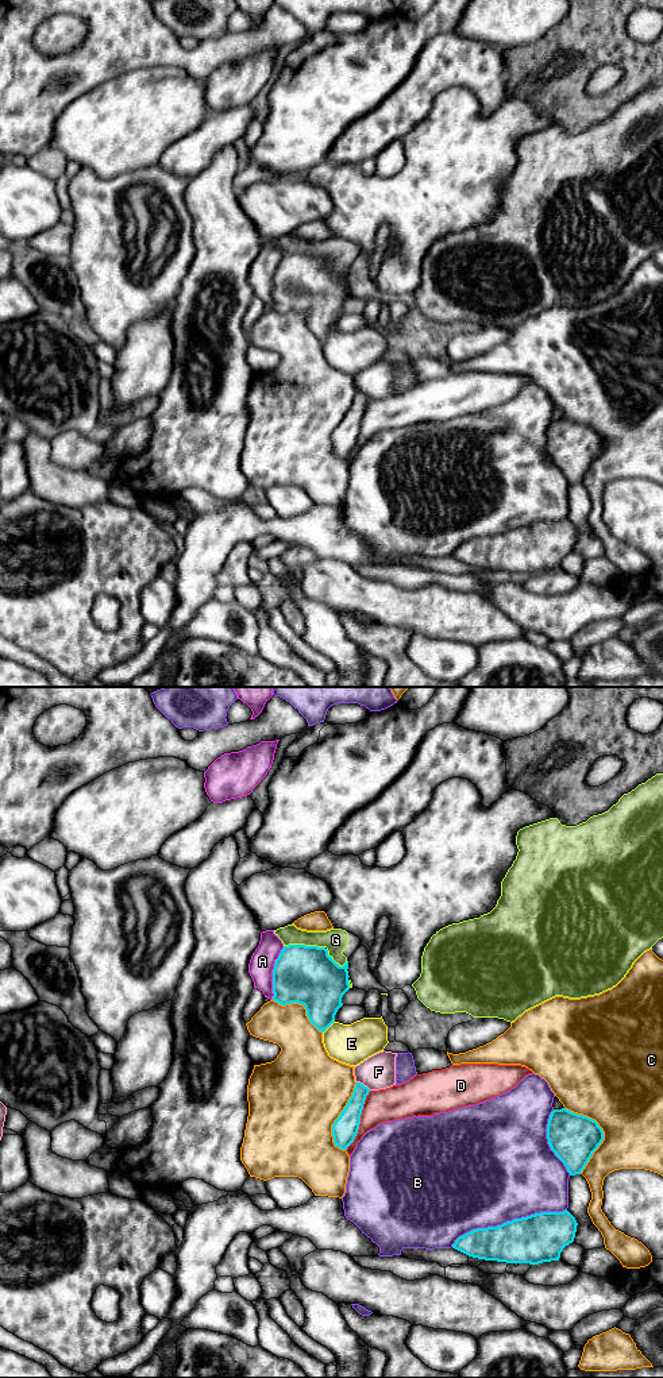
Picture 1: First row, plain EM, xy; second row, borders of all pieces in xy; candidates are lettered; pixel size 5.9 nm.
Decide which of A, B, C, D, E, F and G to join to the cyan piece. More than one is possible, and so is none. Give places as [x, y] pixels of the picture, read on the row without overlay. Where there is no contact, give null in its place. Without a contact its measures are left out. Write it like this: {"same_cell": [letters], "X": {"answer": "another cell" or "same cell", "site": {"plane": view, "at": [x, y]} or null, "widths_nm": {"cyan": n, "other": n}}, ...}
{"same_cell": ["A"], "A": {"answer": "same cell", "site": {"plane": "xy", "at": [273, 282]}, "widths_nm": {"cyan": 360, "other": 150}}, "B": {"answer": "another cell", "site": {"plane": "xy", "at": [508, 531]}, "widths_nm": {"cyan": 300, "other": 500}}, "C": {"answer": "another cell", "site": {"plane": "xy", "at": [602, 442]}, "widths_nm": {"cyan": 280, "other": 440}}, "D": {"answer": "another cell", "site": {"plane": "xy", "at": [359, 429]}, "widths_nm": {"cyan": 150, "other": 200}}, "E": {"answer": "another cell", "site": {"plane": "xy", "at": [328, 335]}, "widths_nm": {"cyan": 300, "other": 240}}, "F": {"answer": "another cell", "site": {"plane": "xy", "at": [362, 393]}, "widths_nm": {"cyan": 140, "other": 200}}, "G": {"answer": "another cell", "site": {"plane": "xy", "at": [316, 255]}, "widths_nm": {"cyan": 360, "other": 140}}}

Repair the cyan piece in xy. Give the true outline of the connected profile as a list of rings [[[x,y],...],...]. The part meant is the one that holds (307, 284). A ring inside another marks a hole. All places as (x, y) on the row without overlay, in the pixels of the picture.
[[[274,239],[261,242],[248,282],[265,306],[281,314],[302,313],[309,331],[324,341],[350,298],[348,270],[340,275],[325,256],[285,255]]]

